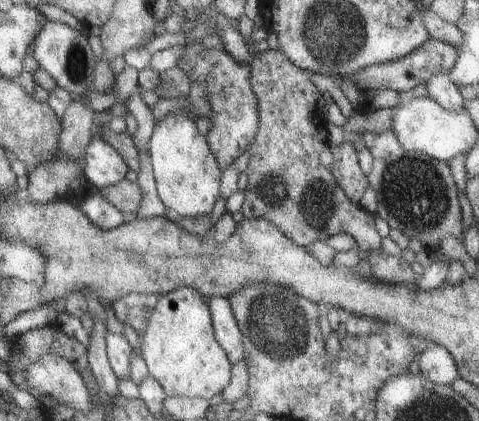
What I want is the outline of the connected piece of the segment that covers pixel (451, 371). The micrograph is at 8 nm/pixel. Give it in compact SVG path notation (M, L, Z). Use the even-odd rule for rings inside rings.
M439 345L421 347L417 366L421 376L436 385L450 385L458 376L451 355Z

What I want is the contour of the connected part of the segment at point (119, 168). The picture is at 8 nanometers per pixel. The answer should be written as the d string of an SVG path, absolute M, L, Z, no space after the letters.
M91 139L84 148L82 178L86 187L103 190L126 178L128 166L125 161L101 139Z

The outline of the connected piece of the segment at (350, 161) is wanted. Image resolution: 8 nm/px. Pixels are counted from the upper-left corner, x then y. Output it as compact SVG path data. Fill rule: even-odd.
M347 139L339 146L331 146L328 142L327 145L332 156L332 162L328 168L335 178L337 186L343 190L343 194L347 196L349 202L357 204L368 186L368 180L357 165L357 151L353 147L353 143Z

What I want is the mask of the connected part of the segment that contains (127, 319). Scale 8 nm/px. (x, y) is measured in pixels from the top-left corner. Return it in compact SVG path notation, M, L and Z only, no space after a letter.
M130 292L119 296L117 300L113 300L110 307L113 309L115 318L125 324L138 334L140 339L145 332L147 319L157 302L158 296L154 294L137 294Z

